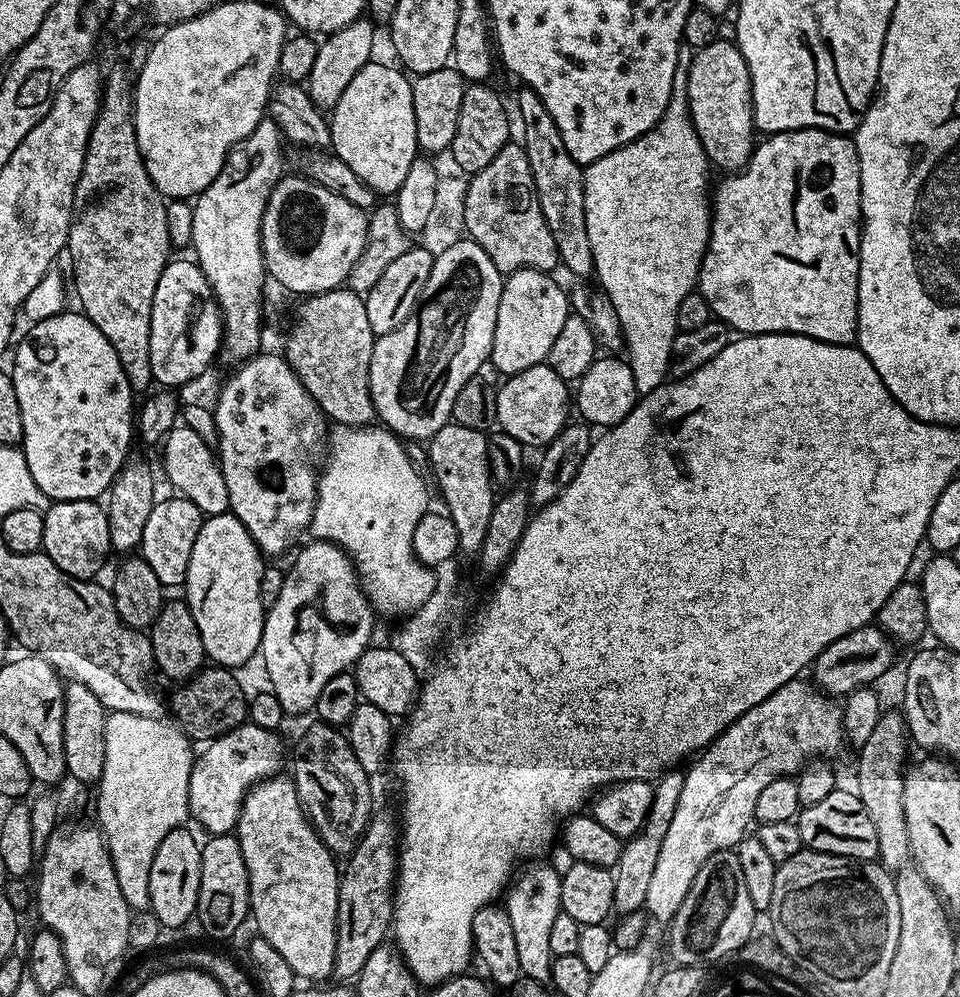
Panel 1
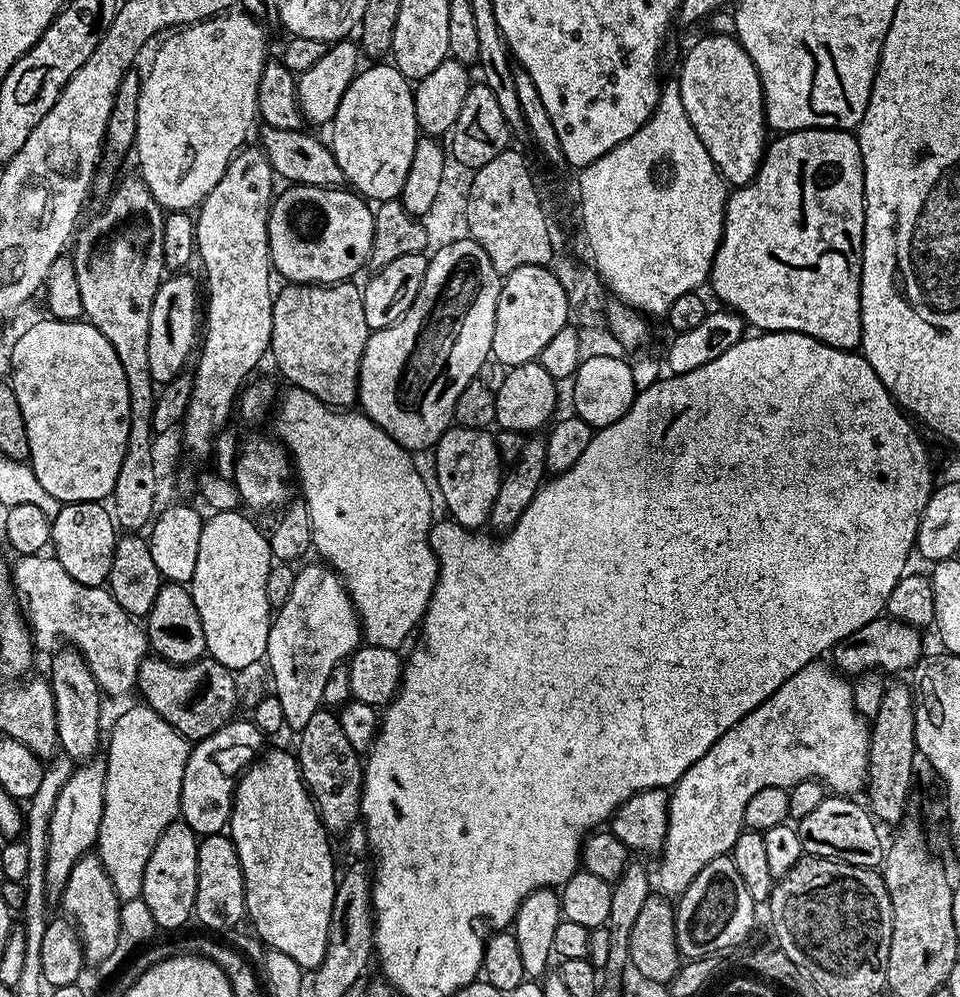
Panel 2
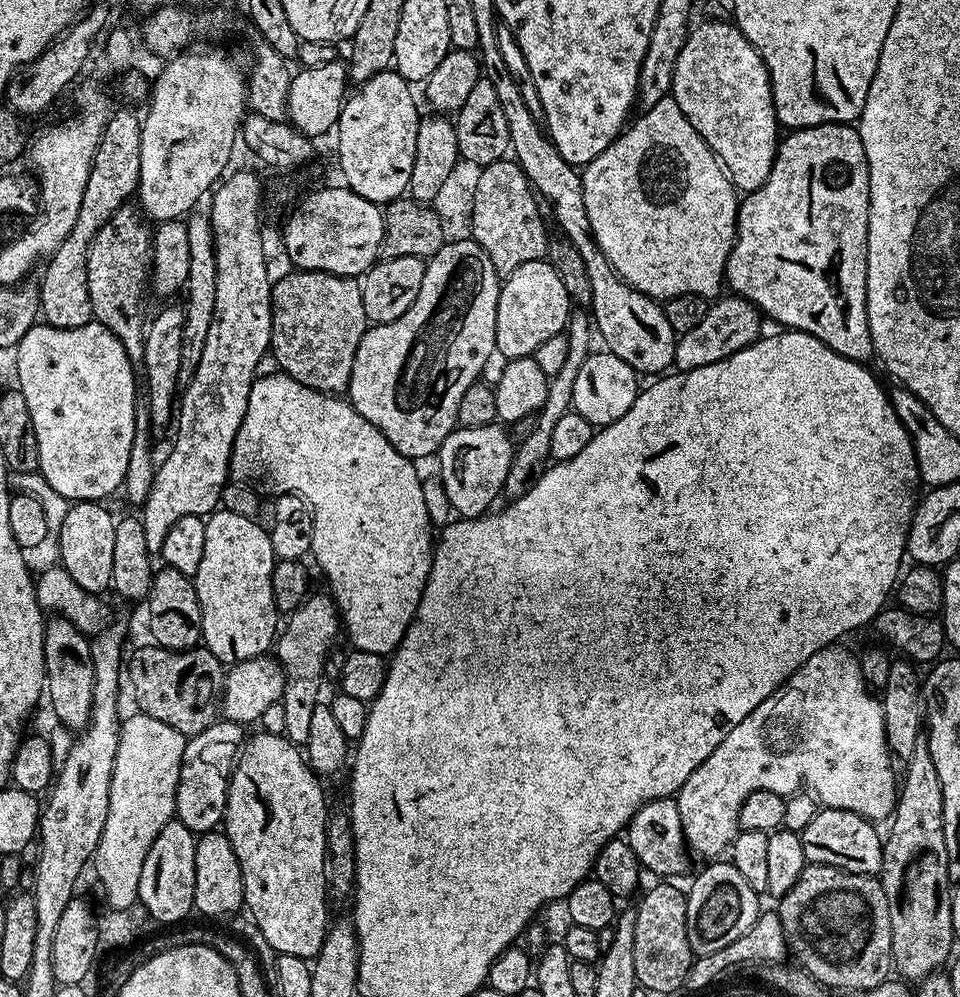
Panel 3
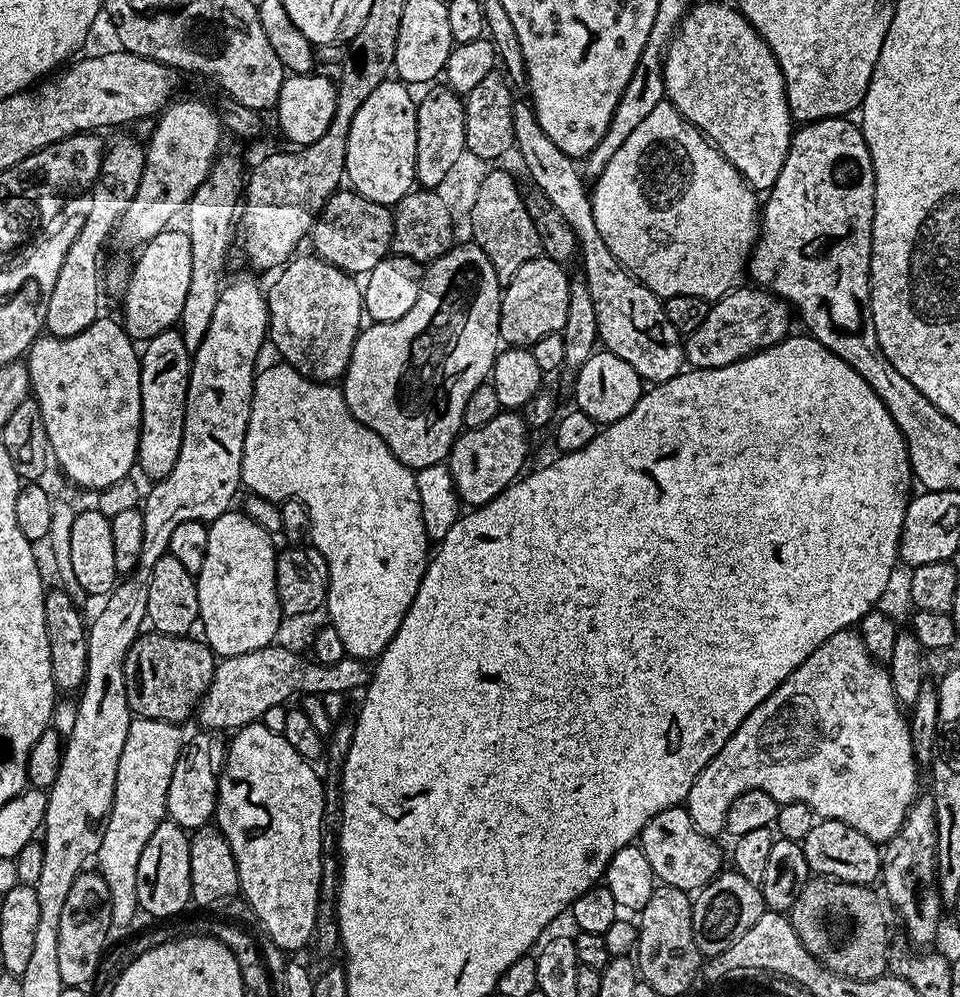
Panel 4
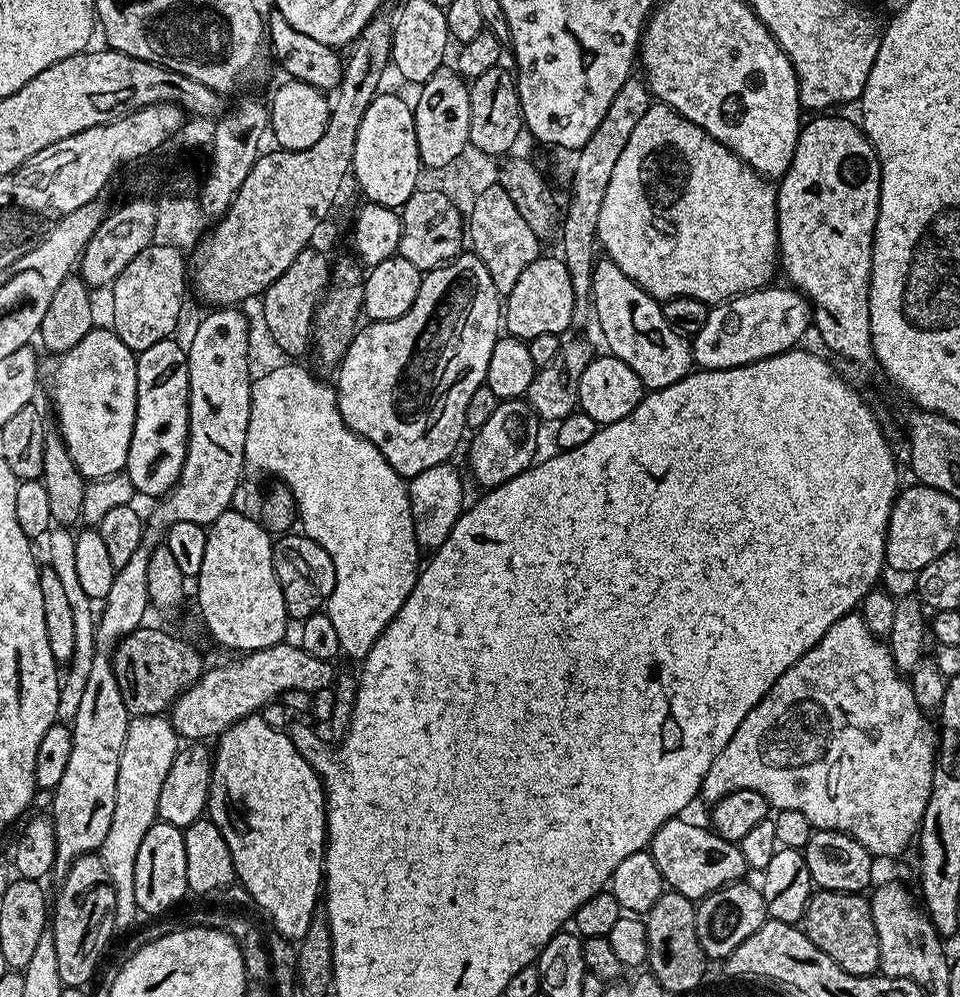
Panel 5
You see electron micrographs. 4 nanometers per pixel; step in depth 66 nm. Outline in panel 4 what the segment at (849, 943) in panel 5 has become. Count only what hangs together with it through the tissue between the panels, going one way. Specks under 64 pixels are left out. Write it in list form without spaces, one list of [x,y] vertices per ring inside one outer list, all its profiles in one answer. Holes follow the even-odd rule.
[[[812,878],[794,902],[790,919],[798,938],[802,938],[802,946],[835,976],[873,980],[889,971],[890,935],[888,920],[884,917],[885,905],[872,891],[867,884]]]

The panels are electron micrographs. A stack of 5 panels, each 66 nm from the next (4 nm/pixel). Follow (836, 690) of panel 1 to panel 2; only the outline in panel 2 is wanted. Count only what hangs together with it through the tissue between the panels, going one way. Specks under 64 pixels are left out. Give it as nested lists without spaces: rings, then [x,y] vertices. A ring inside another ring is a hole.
[[[881,614],[874,617],[862,630],[854,630],[846,638],[839,640],[830,653],[831,663],[837,672],[848,678],[855,678],[864,672],[877,670],[891,674],[891,672],[904,672],[915,669],[925,655],[924,640],[921,629],[915,628],[901,620],[895,620],[892,616]]]

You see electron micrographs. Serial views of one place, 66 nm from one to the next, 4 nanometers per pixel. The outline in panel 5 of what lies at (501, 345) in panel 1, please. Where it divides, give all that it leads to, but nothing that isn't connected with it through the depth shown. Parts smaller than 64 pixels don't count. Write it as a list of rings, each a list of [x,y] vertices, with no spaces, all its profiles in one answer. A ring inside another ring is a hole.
[[[541,254],[518,278],[514,290],[506,298],[506,315],[502,324],[507,335],[530,341],[538,334],[560,336],[572,328],[574,314],[574,286],[570,286],[570,274],[559,255]]]

